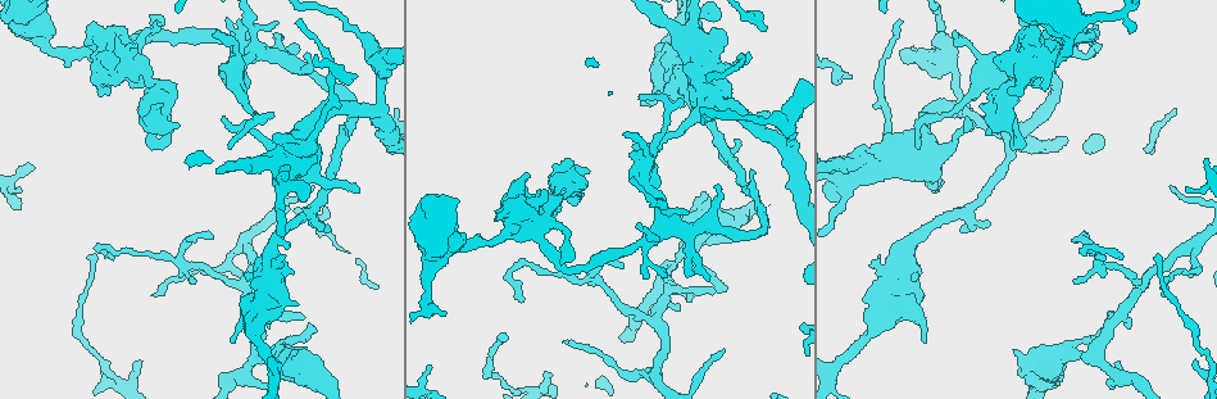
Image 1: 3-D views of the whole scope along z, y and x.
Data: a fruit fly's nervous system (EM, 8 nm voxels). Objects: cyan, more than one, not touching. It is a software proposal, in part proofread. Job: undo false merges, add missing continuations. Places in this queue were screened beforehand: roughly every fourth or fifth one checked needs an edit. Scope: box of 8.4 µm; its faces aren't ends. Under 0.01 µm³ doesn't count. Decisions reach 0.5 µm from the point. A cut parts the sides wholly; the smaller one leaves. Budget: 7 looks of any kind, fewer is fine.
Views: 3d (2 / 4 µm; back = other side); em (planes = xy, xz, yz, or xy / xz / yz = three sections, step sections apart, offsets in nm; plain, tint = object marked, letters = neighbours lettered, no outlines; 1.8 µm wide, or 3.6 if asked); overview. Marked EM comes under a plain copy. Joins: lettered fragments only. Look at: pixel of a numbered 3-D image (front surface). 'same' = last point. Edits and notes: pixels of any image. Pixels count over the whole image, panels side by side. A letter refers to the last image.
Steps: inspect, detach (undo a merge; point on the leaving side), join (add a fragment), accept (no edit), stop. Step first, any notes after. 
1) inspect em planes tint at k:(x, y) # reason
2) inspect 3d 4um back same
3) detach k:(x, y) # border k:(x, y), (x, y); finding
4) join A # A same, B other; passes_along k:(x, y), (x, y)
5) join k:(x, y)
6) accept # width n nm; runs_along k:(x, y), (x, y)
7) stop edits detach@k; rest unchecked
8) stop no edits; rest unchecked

inspect em xy step 16 letters at 1:(313, 208) # sharp bend

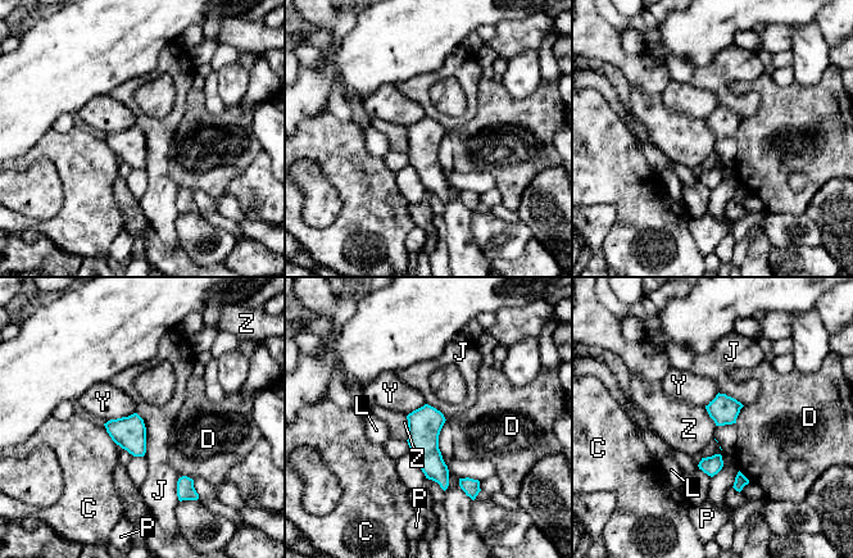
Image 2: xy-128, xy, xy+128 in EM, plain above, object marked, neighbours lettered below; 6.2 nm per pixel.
accept # width 180 nm; longest_contact J 420 nm; C other, D other, J other, L other, P other, Y other, Z other; continuous, no second cell

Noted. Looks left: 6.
inspect 3d 4um at 1:(257, 355) # sharp bend

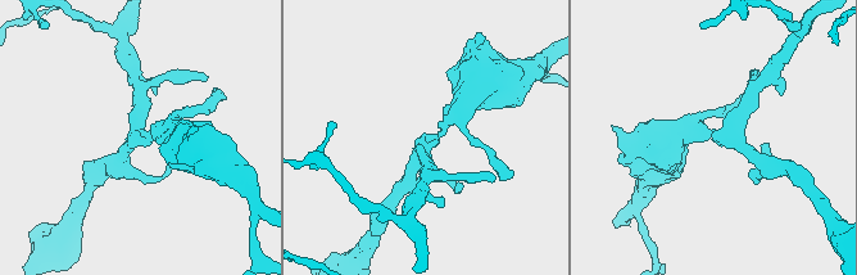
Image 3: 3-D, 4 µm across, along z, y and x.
inspect em xy step 16 letters at 3:(140, 138) # arms 3; arm_widths 200, 220, 360 nm; shape alone is not enough

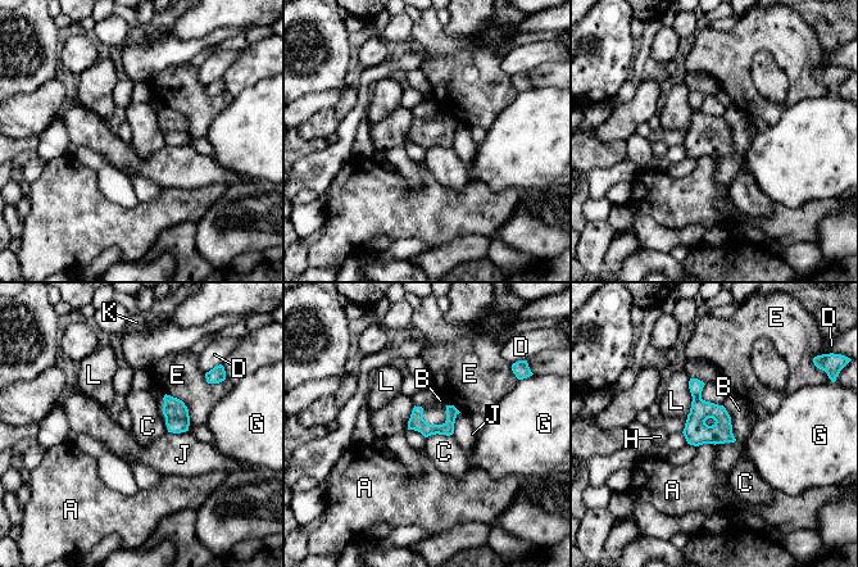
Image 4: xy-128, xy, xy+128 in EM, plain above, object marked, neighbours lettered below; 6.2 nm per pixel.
accept # A other, B other, C other, D other, E other, G other, H other, J other, K other, L other; runs_along 4:(454, 412), (443, 429), (411, 426); all the same cell

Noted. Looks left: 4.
inspect em yz step 8 tint at 1:(635, 247) # branch point

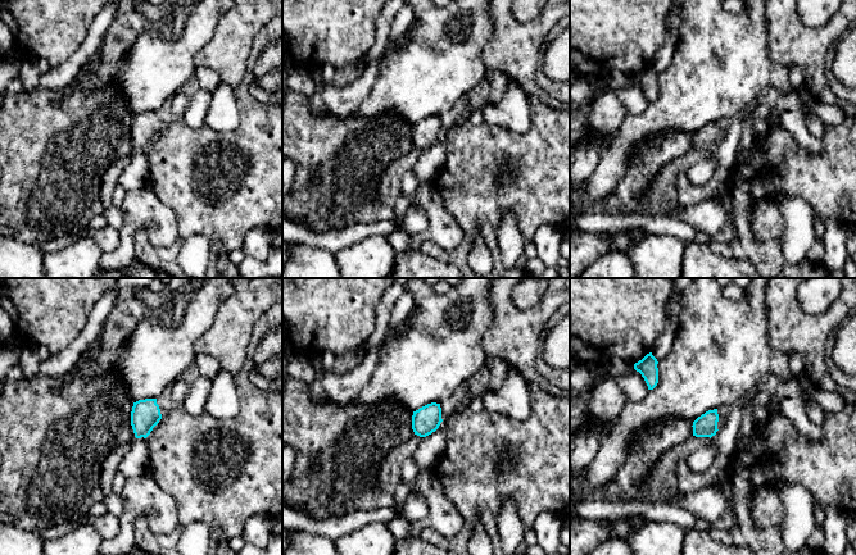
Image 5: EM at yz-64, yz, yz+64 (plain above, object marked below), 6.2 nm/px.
inspect em planes tint same

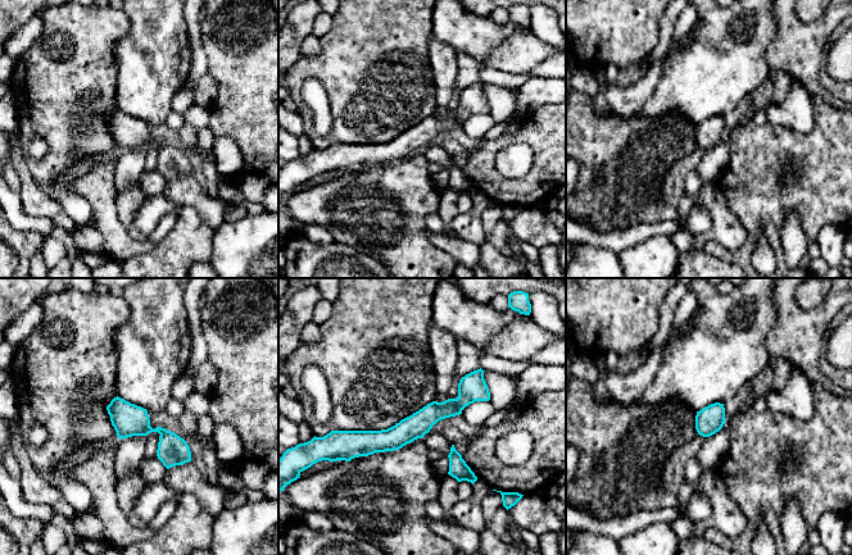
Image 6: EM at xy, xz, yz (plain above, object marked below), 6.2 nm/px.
inspect em planes letters same # see the neighbours

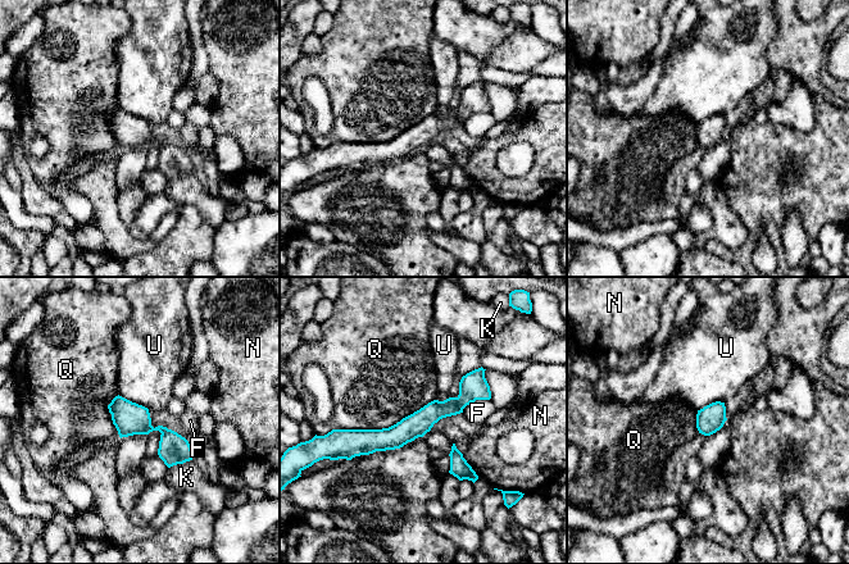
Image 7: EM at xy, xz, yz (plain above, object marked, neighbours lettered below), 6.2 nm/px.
accept # width 160 nm; F other, K other, N other, Q other, U other; runs_along 7:(481, 372), (454, 405), (394, 437), (348, 435); one cell here

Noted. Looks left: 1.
stop no edits; rest unchecked

